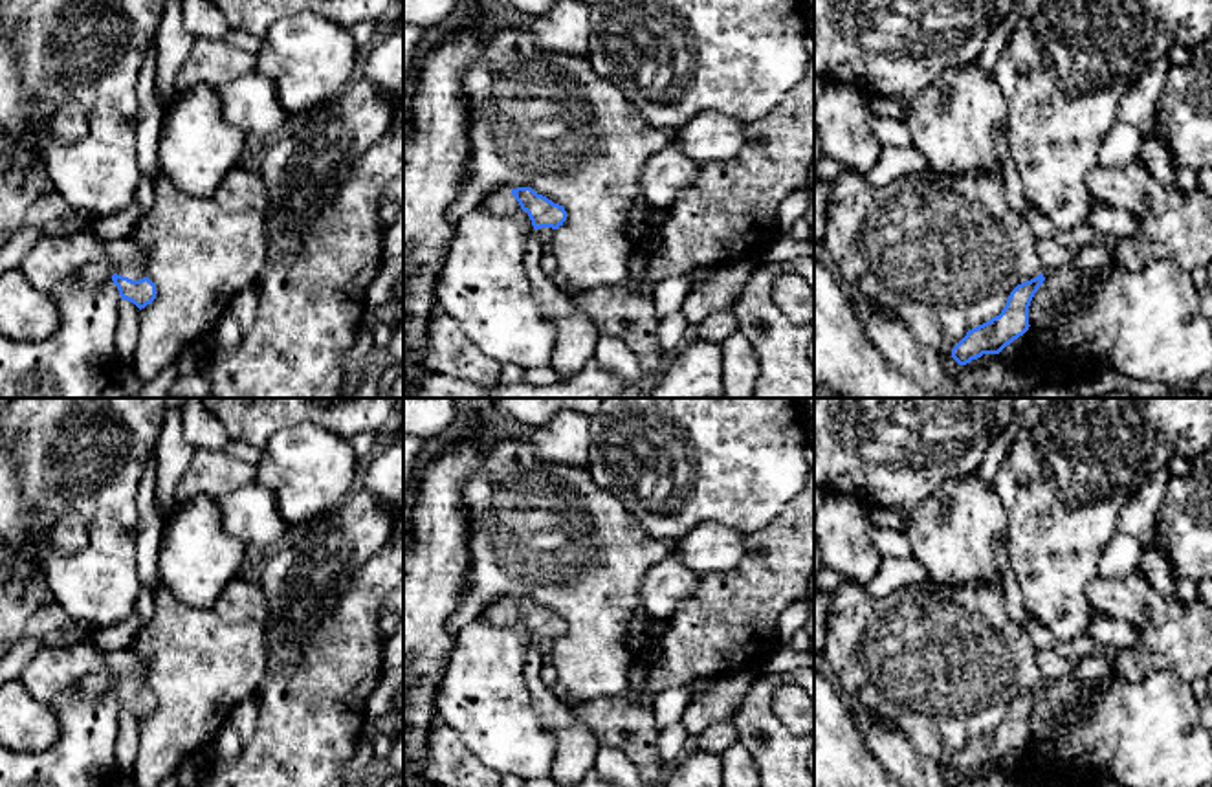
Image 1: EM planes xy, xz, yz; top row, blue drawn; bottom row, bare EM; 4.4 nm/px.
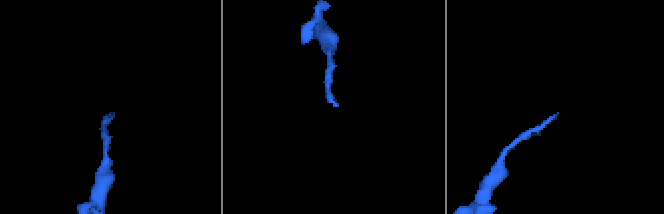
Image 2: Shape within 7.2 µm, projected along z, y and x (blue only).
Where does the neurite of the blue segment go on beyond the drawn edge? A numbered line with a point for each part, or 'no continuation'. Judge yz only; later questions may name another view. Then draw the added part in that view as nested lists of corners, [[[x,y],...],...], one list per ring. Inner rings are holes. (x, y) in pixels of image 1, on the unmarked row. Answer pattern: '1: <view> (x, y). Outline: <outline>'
1: yz (1051, 666). Outline: [[[1040,653],[1040,671],[1041,671],[1041,684],[1047,688],[1051,682],[1074,675],[1078,671],[1078,662],[1058,657],[1056,653]]]

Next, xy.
1: xy (127, 672). Outline: [[[123,653],[106,655],[101,673],[108,677],[112,684],[128,688],[132,692],[139,692],[145,688],[143,664],[132,655],[128,657],[125,657]]]

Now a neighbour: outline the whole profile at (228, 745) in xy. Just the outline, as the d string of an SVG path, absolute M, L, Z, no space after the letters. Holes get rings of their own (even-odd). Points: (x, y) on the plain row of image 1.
M226 725L205 756L215 765L227 765L240 754L240 748L242 739L238 732L231 725Z

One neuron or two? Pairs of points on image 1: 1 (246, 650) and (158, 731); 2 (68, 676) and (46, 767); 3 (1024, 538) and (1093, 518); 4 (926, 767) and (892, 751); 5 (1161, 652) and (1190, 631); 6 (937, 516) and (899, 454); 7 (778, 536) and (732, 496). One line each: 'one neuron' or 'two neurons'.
1: one neuron
2: two neurons
3: one neuron
4: one neuron
5: one neuron
6: two neurons
7: two neurons

